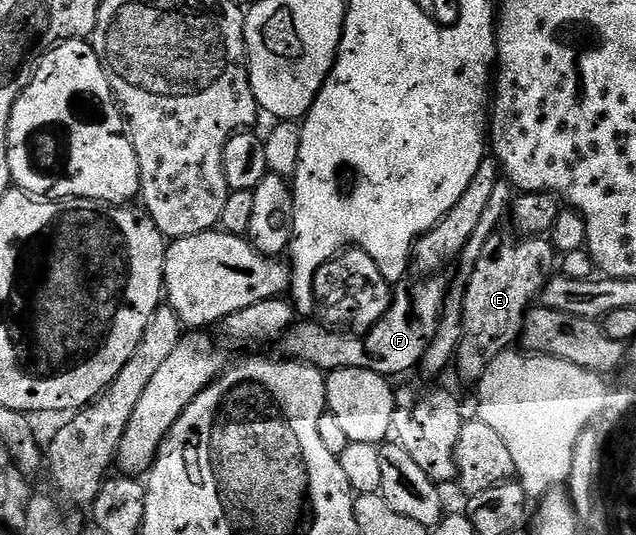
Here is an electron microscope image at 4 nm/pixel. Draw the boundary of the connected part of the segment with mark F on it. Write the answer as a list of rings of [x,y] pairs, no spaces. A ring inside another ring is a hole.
[[[436,275],[427,279],[416,279],[420,281],[405,280],[397,284],[392,291],[392,302],[382,320],[369,329],[363,335],[349,335],[344,331],[333,331],[331,328],[323,329],[320,325],[300,325],[293,324],[292,328],[284,334],[282,346],[289,358],[293,361],[303,361],[306,365],[313,365],[321,371],[331,371],[333,369],[365,369],[375,373],[393,375],[392,373],[404,373],[407,369],[412,369],[421,364],[424,353],[428,350],[428,345],[432,342],[432,336],[436,334],[436,329],[440,326],[440,316],[444,313],[444,294],[446,292],[445,282],[440,282],[441,278]]]

